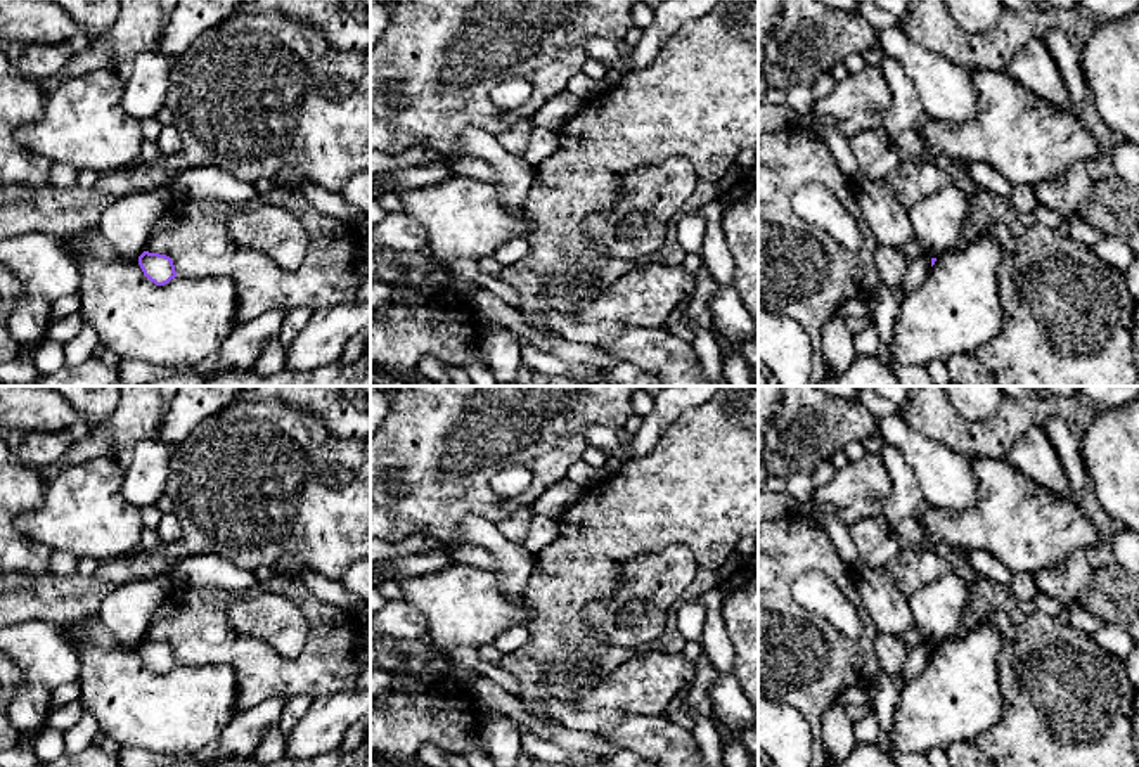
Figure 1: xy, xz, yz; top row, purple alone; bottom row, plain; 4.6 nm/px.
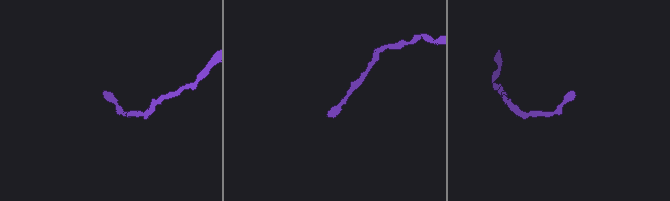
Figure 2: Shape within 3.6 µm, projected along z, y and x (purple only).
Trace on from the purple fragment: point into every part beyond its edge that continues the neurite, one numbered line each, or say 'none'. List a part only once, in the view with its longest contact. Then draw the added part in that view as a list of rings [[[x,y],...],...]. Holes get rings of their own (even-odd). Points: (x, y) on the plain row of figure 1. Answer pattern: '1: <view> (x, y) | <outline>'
none

